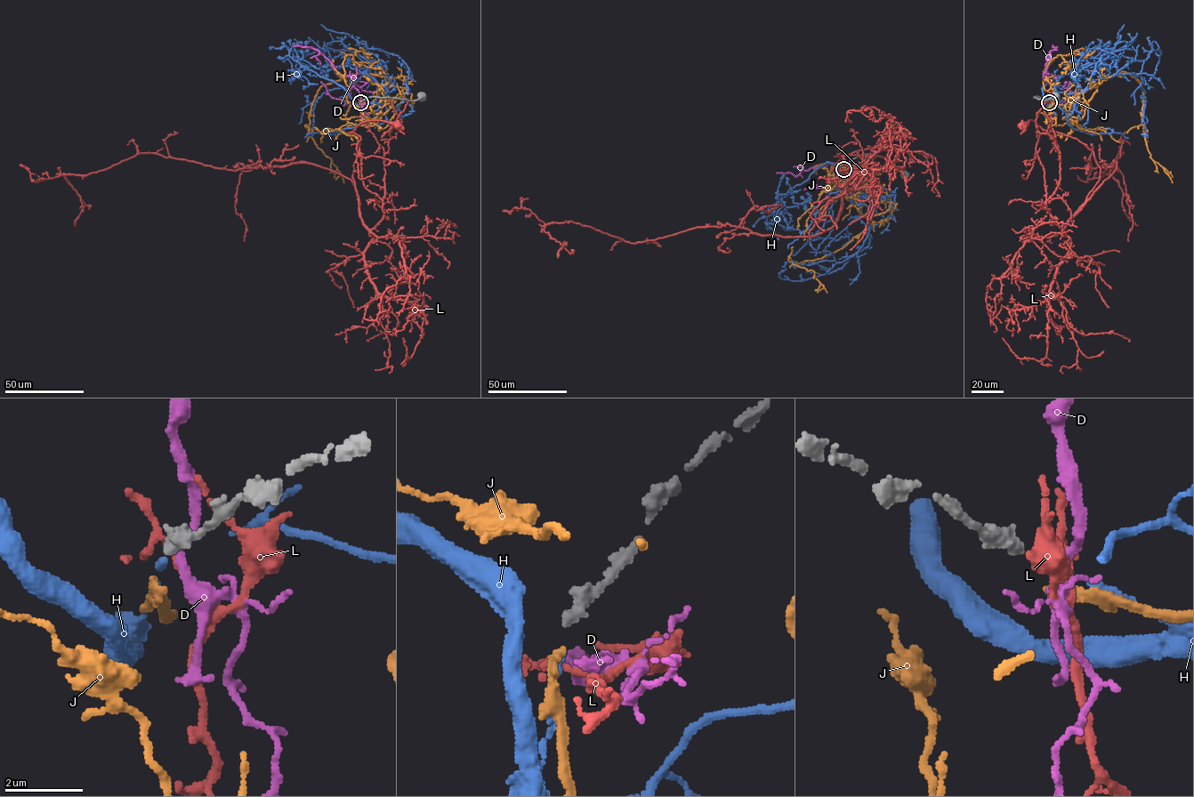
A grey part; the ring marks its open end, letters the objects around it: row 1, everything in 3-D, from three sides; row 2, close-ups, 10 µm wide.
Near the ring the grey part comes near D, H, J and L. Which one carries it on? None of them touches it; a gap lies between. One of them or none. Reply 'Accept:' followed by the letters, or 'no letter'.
Accept: H

